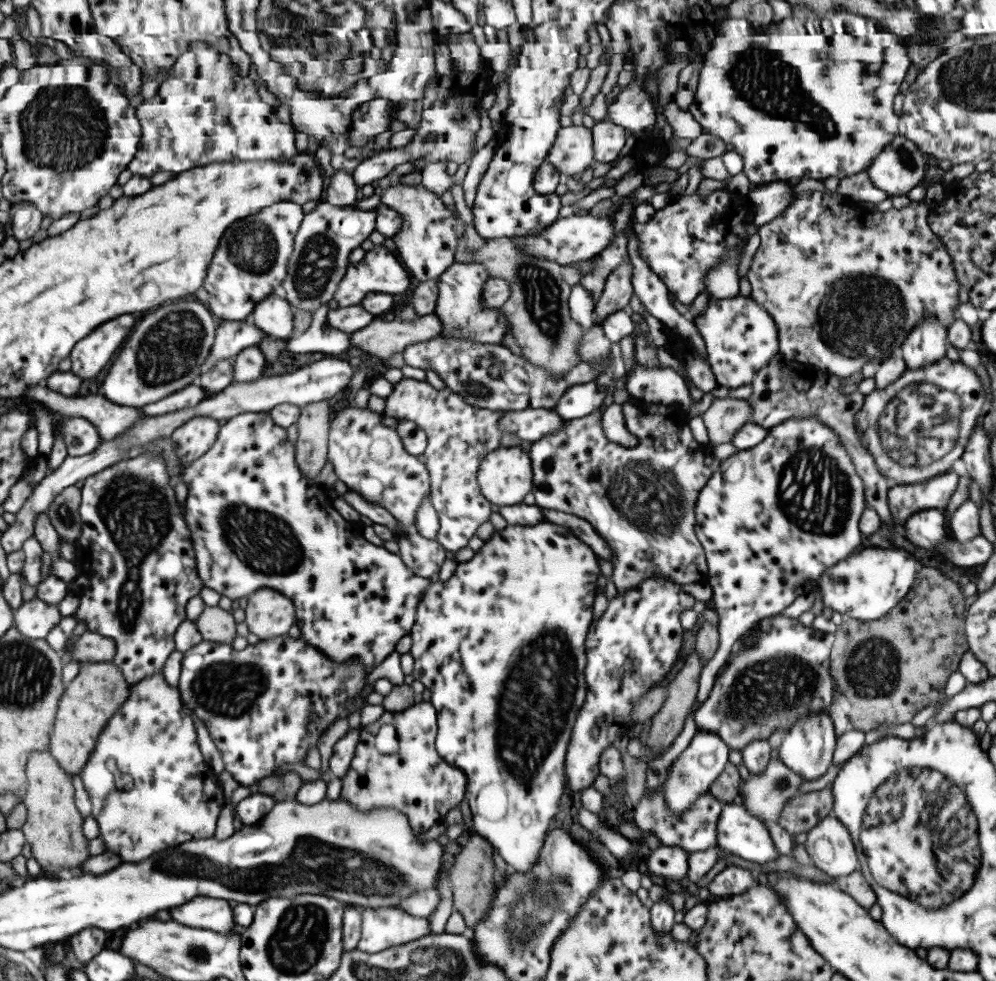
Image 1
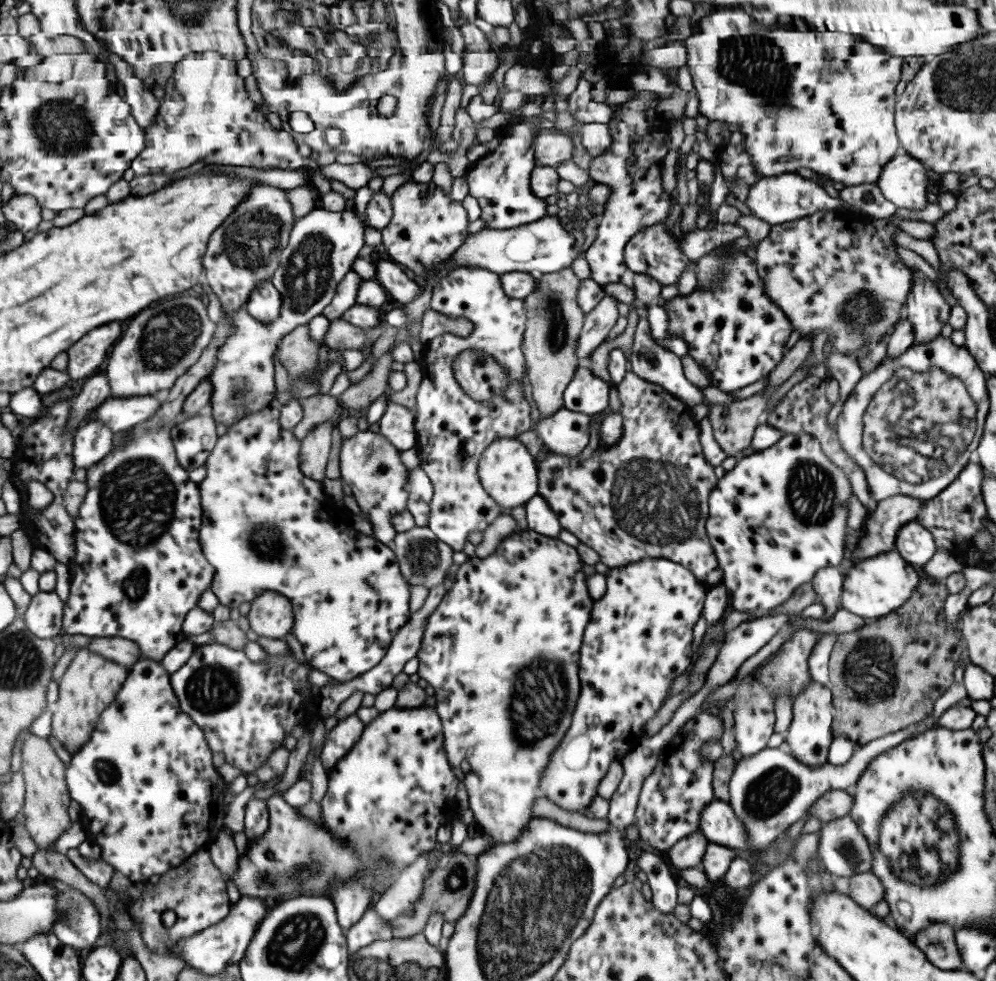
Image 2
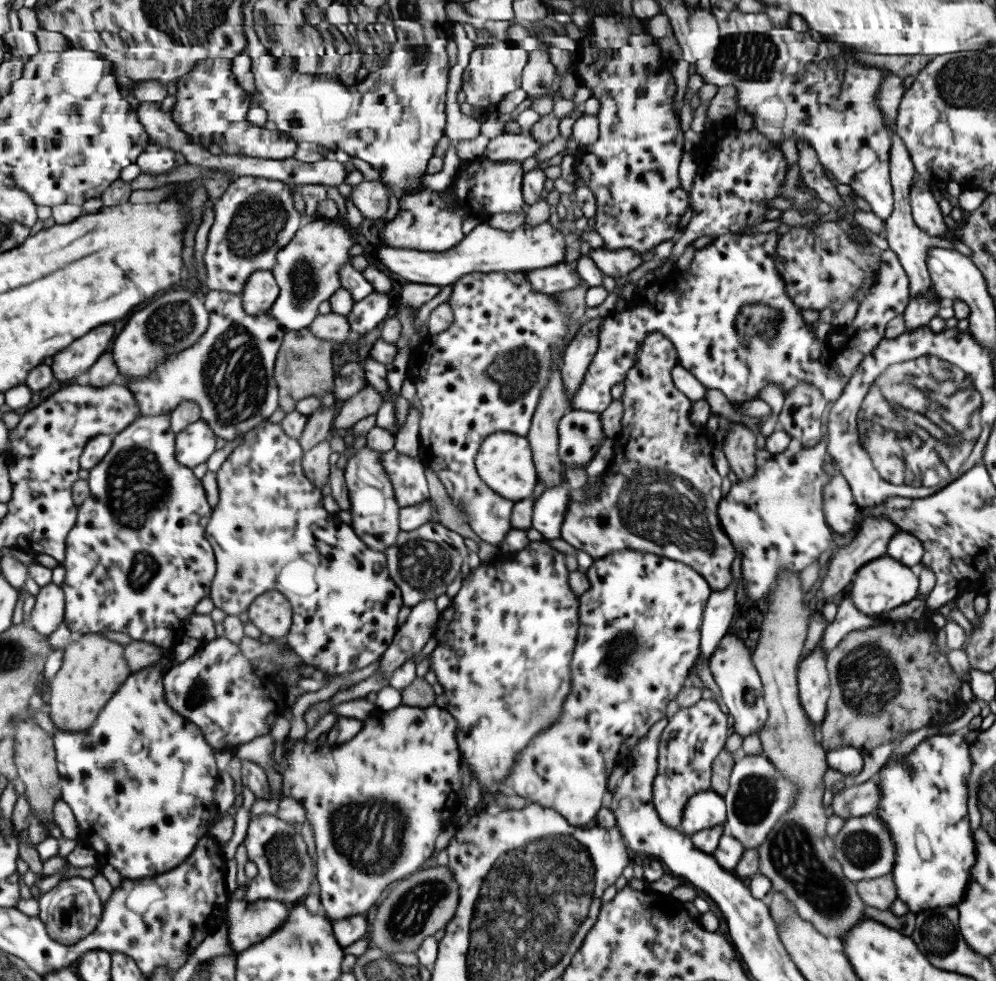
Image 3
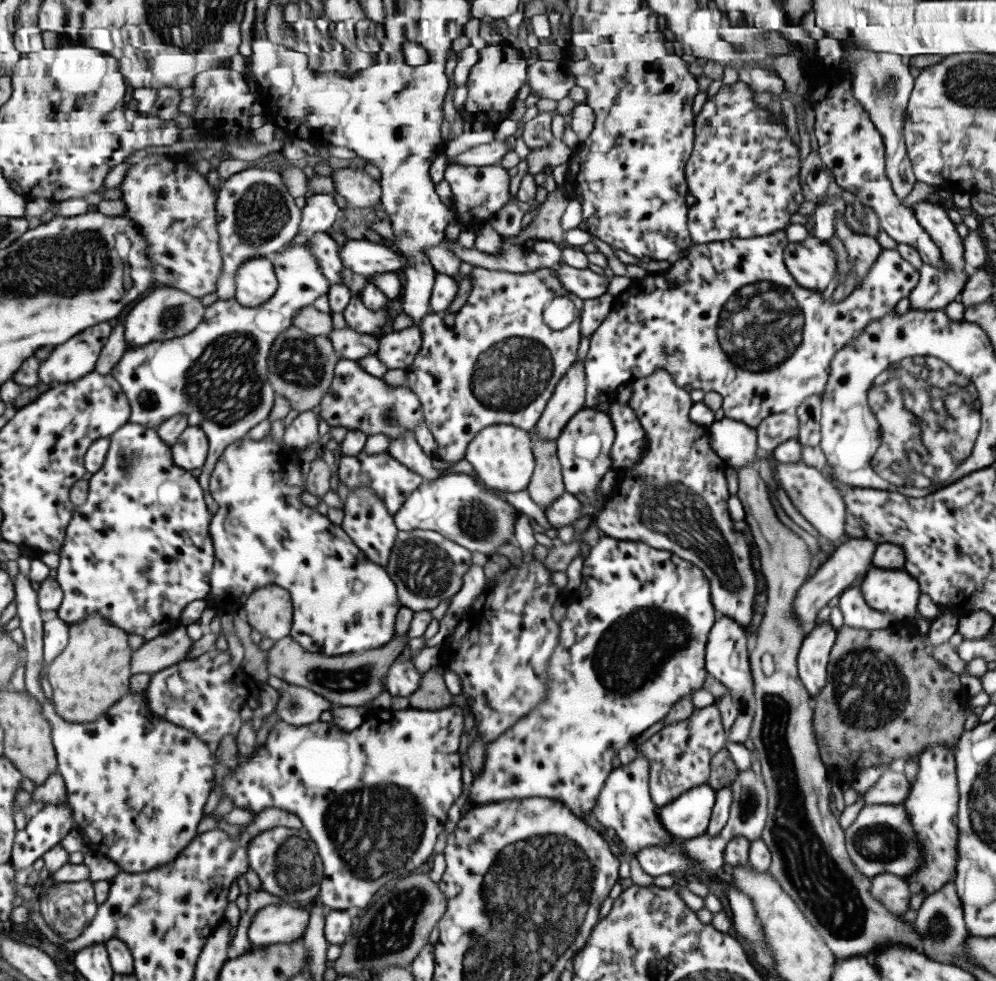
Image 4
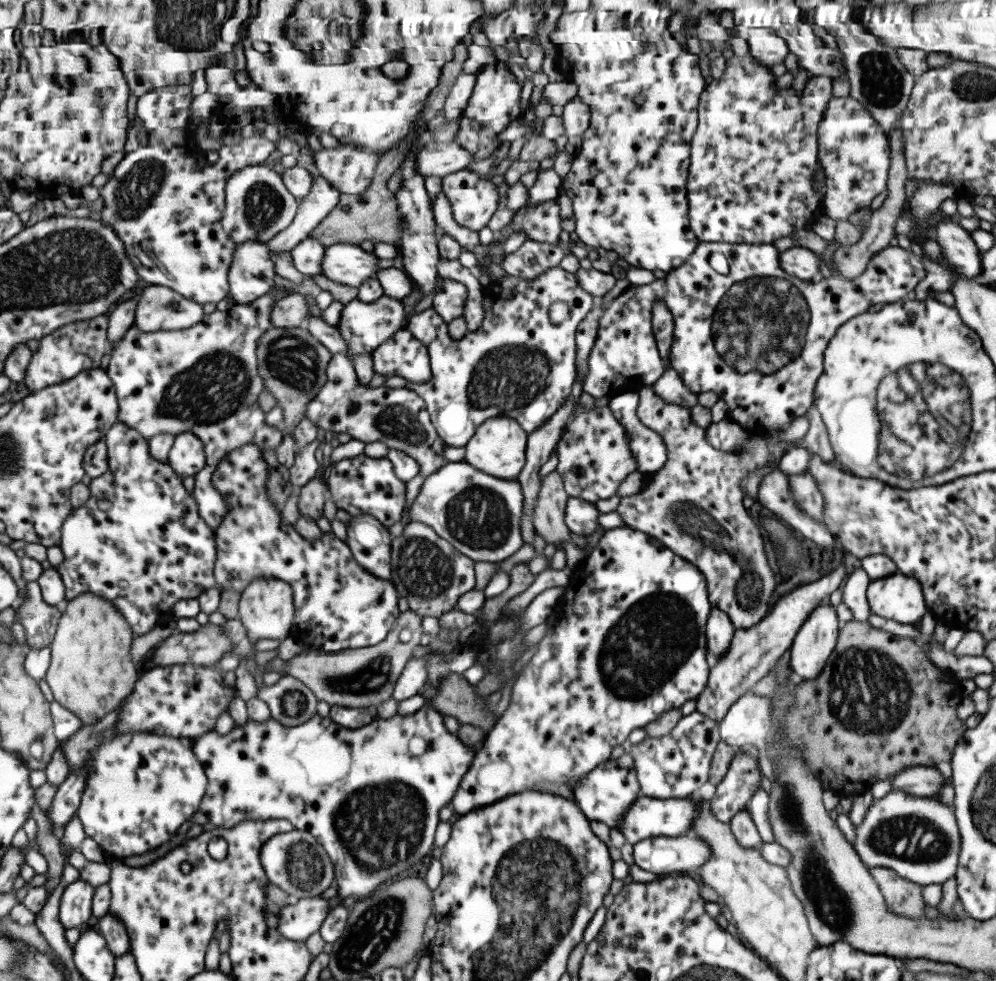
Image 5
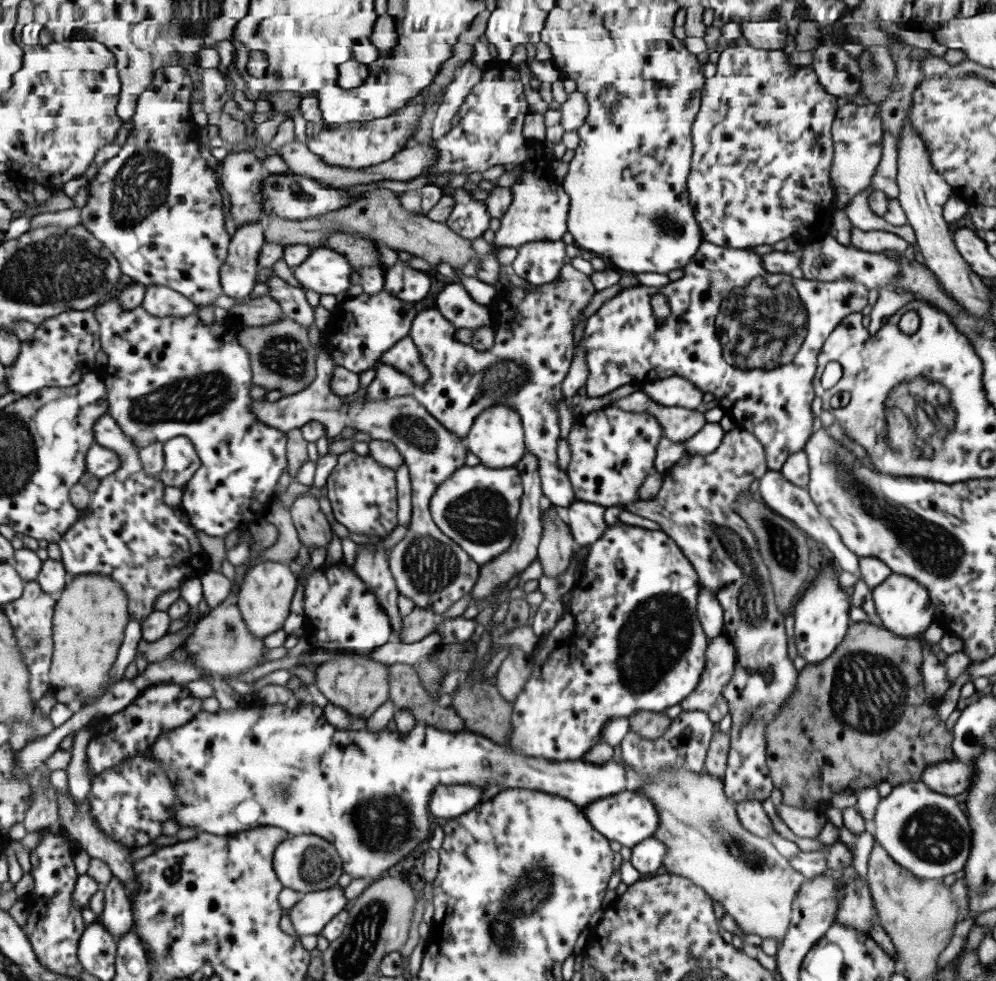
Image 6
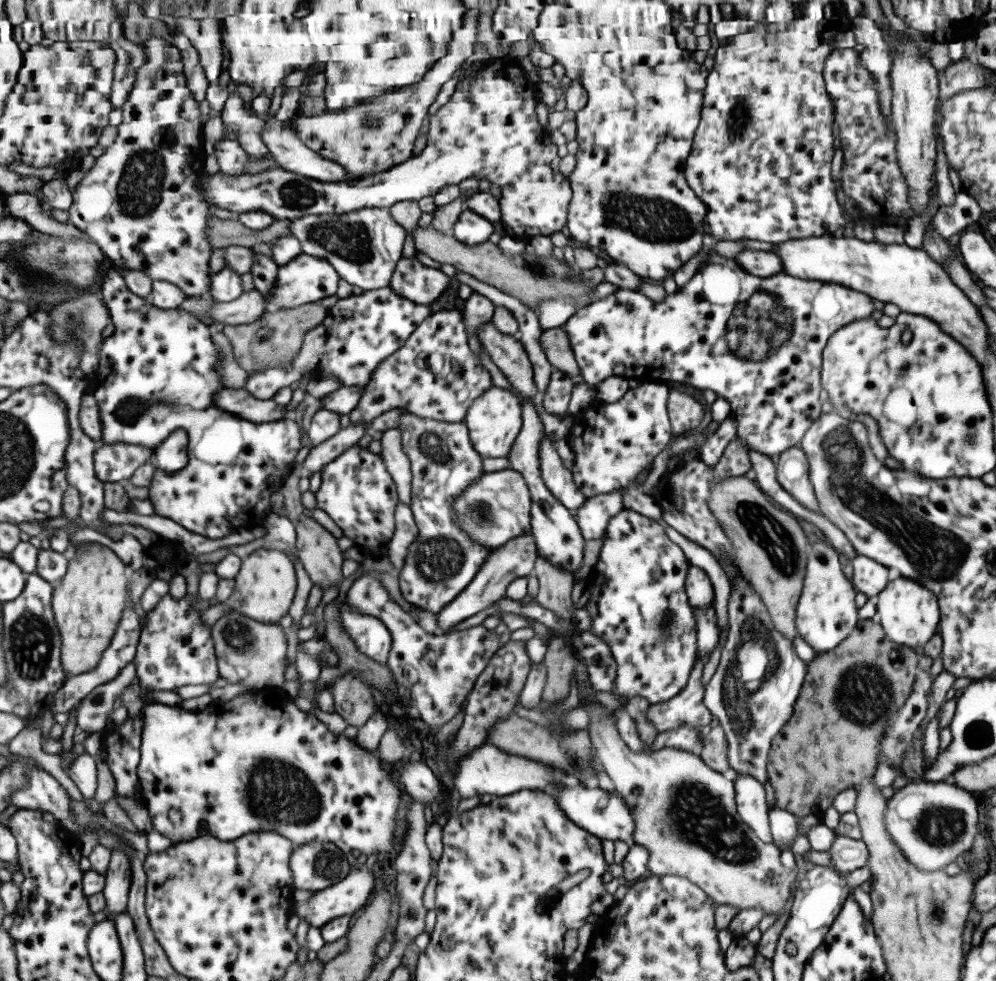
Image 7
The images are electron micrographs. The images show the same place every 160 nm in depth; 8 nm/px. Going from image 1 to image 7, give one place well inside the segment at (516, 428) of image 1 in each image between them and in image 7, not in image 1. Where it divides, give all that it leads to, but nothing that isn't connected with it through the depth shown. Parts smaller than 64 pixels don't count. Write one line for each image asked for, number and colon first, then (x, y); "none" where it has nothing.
2: (564, 432)
3: (579, 432)
4: (583, 446)
5: (593, 454)
6: (611, 451)
7: (635, 428)

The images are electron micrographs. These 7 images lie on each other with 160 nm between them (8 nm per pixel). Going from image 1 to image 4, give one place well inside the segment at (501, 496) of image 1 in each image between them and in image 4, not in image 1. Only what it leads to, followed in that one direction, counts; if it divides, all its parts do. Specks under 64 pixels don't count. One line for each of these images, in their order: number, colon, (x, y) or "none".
2: (507, 473)
3: (503, 461)
4: (501, 455)

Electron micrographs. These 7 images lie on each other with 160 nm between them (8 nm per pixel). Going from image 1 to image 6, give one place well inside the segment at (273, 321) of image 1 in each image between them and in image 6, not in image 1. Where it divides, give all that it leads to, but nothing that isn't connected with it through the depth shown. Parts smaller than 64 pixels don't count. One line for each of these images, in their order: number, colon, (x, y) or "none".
2: (263, 304)
3: (259, 291)
4: (254, 281)
5: (250, 274)
6: (237, 273)

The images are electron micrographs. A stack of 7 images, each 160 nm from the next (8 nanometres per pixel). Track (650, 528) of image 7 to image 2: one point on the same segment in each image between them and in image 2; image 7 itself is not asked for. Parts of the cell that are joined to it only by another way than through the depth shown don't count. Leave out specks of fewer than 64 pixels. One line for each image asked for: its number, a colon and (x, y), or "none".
2: (638, 638)
3: (638, 635)
4: (631, 644)
5: (625, 643)
6: (629, 640)

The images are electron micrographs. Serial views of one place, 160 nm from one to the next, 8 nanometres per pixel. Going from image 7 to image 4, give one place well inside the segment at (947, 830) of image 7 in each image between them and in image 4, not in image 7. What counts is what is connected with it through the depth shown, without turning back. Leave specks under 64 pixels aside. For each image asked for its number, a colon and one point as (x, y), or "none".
4: (880, 839)
5: (917, 837)
6: (926, 832)

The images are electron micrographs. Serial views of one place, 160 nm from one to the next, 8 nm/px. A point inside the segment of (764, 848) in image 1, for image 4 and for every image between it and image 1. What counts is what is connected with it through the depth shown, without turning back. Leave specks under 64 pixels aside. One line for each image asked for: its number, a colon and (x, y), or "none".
2: (718, 823)
3: (705, 809)
4: (687, 816)

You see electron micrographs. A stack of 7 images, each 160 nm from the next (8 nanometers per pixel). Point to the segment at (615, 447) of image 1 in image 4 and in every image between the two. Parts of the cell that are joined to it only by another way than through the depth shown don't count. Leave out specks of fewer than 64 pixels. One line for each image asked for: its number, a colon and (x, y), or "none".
2: (646, 496)
3: (661, 496)
4: (674, 497)

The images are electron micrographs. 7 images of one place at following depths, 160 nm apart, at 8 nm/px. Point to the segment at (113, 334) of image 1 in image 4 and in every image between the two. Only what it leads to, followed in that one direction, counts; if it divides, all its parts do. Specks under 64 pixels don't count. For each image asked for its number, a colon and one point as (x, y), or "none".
2: (90, 356)
3: (80, 357)
4: (79, 356)

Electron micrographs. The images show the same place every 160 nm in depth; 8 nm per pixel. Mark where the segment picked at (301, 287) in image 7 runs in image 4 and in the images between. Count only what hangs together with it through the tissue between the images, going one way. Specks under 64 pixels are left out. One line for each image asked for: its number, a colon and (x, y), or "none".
4: (362, 257)
5: (344, 263)
6: (324, 271)

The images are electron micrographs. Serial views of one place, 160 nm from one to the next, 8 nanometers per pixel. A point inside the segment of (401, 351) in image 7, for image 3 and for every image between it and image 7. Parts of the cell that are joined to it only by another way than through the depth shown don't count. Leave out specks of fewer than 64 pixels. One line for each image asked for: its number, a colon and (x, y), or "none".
3: (484, 373)
4: (498, 363)
5: (518, 364)
6: (532, 348)

